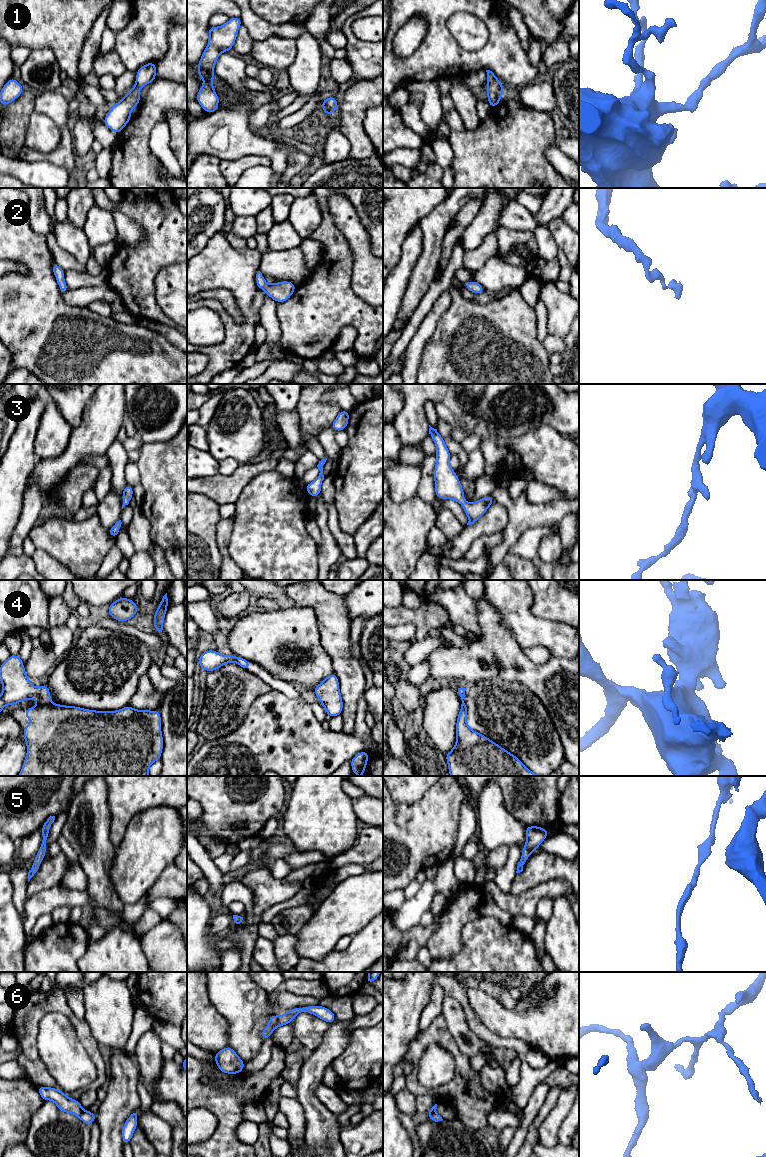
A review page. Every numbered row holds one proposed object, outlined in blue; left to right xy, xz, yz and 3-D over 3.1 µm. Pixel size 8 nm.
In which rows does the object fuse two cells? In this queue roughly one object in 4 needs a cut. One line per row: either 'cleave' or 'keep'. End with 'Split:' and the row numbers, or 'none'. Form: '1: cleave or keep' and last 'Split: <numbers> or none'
1: keep
2: keep
3: keep
4: keep
5: keep
6: cleave
Split: 6

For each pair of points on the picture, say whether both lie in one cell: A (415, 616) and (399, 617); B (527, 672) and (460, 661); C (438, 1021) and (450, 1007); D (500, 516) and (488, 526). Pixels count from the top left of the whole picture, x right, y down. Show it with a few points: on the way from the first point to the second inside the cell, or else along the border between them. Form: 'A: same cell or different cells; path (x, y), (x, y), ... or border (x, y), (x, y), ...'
A: same cell; path (411, 616), (403, 616)
B: same cell; path (513, 660), (502, 658), (493, 650), (477, 656)
C: different cells; border (441, 1013), (452, 1037)
D: same cell; path (497, 517), (491, 523)

